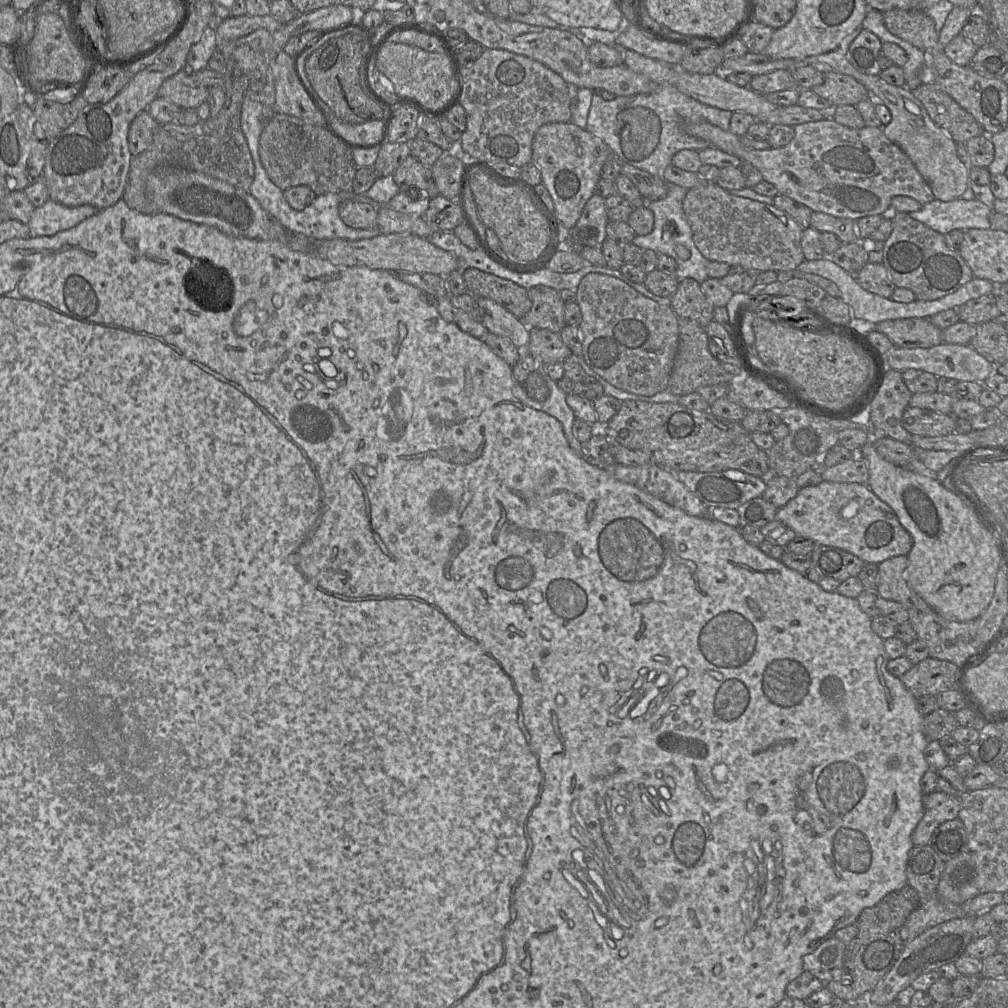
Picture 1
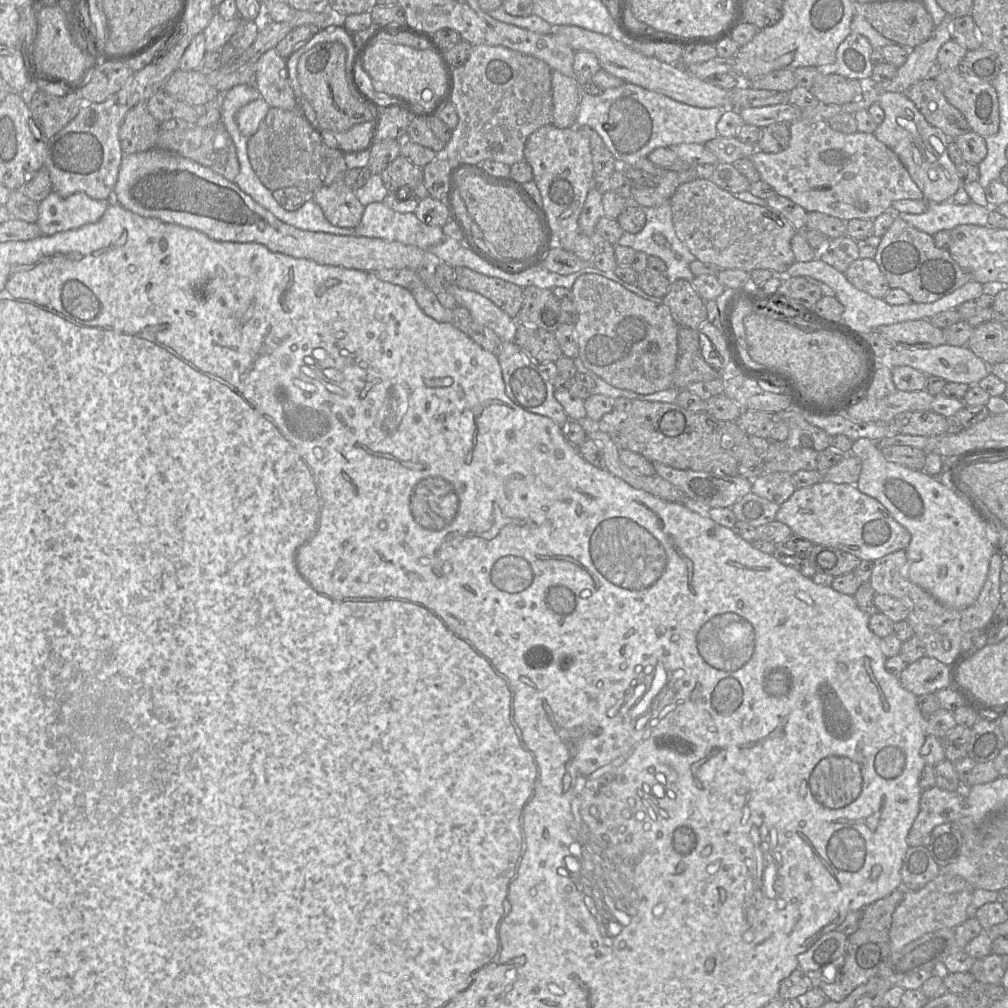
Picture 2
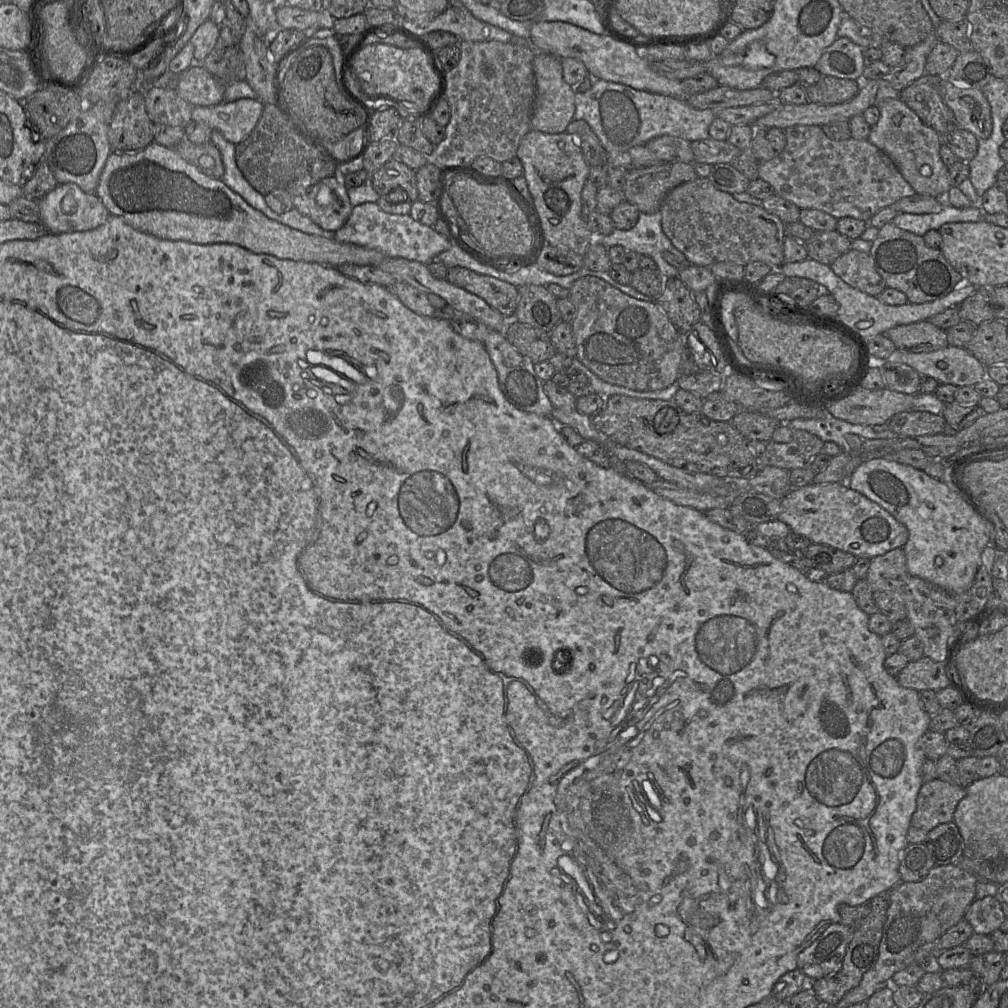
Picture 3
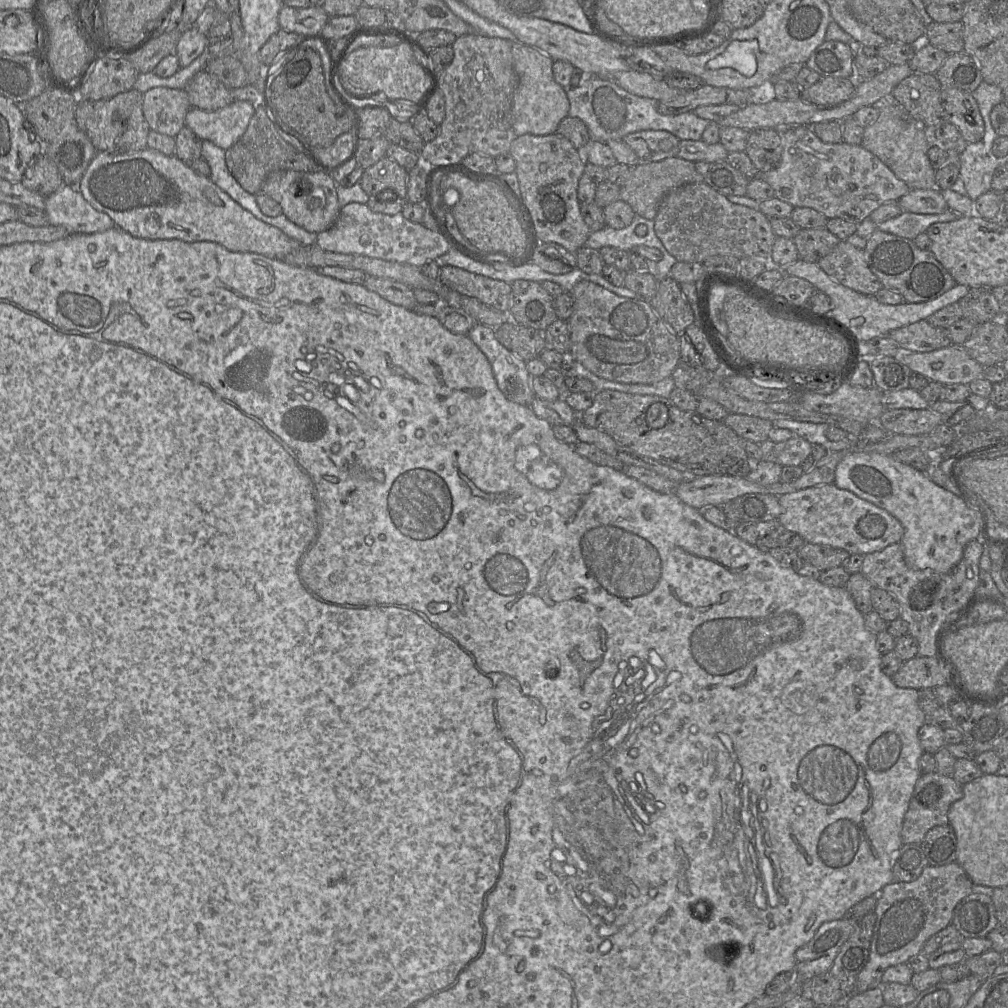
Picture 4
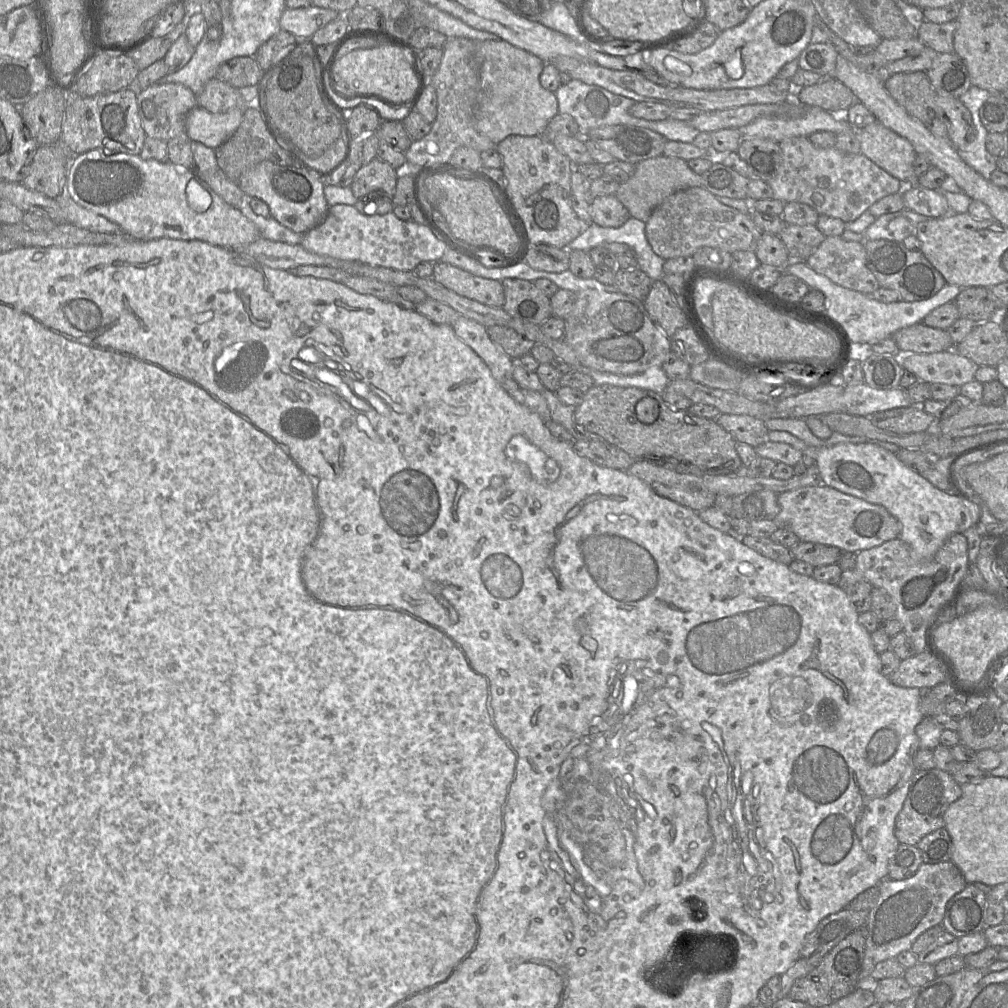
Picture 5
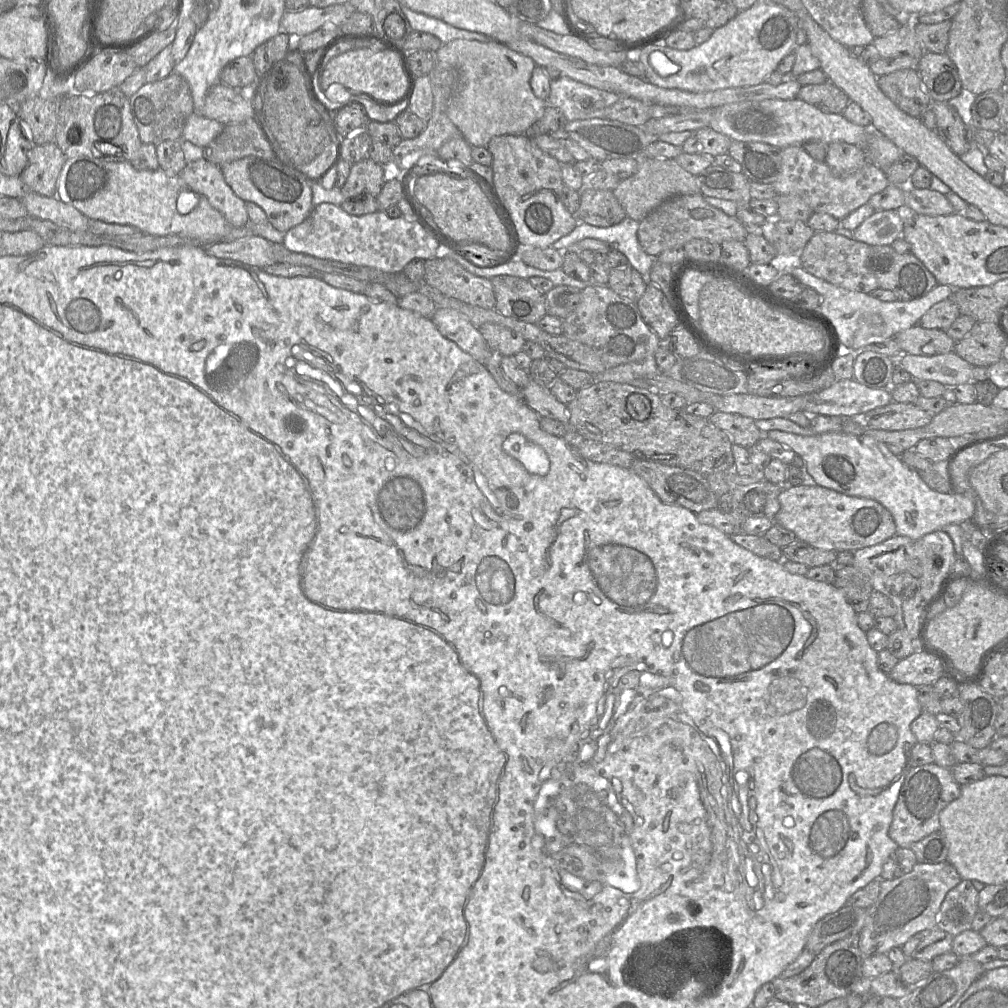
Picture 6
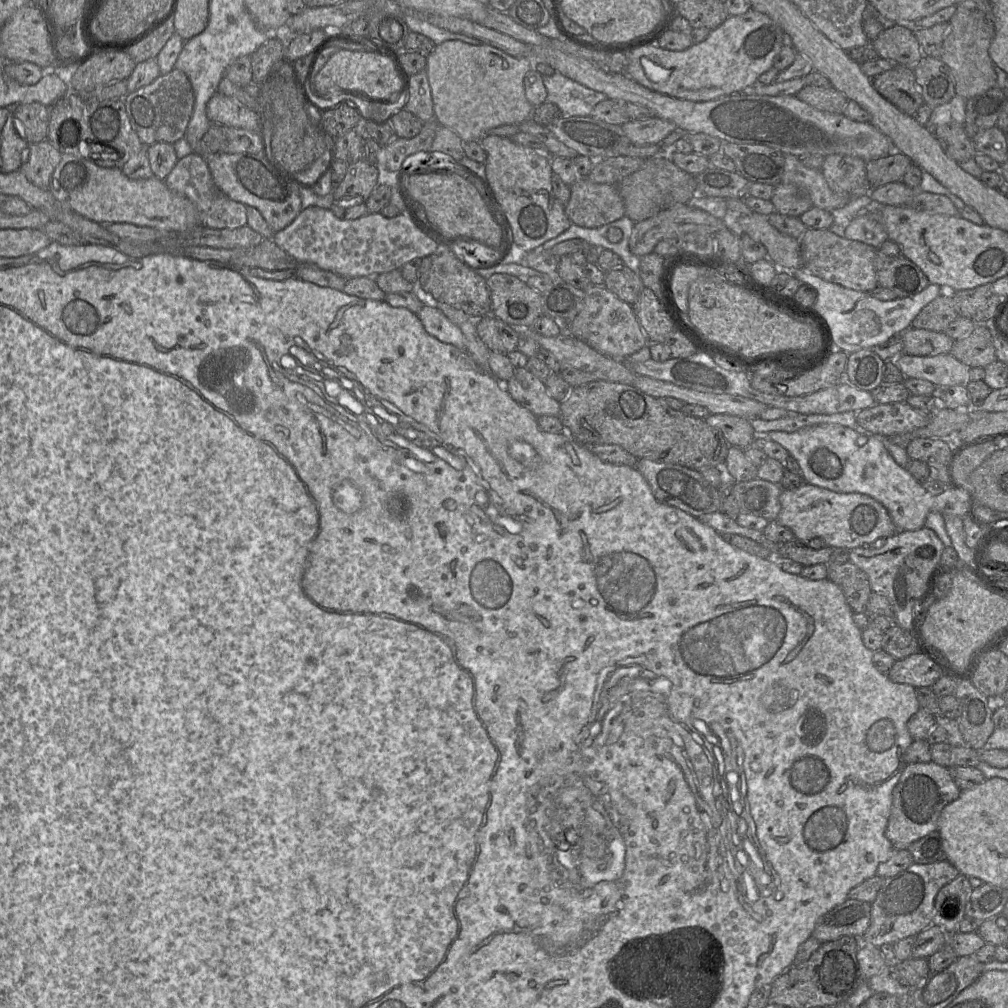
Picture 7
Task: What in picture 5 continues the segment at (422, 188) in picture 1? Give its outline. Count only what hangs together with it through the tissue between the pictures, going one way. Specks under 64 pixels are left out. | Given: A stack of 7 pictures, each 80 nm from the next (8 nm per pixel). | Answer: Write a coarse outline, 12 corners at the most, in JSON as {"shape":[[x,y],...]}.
{"shape":[[375,158],[350,187],[358,199],[392,201],[400,172]]}

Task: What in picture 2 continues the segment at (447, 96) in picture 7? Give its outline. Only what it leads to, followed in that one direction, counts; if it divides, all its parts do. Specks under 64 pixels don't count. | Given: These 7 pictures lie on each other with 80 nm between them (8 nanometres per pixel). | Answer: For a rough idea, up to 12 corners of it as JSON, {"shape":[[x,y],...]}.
{"shape":[[552,71],[553,121],[576,127],[578,82]]}

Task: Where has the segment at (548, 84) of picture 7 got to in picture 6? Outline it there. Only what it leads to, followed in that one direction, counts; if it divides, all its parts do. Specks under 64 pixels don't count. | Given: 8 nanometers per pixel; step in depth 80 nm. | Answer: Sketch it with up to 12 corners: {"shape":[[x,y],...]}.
{"shape":[[568,76],[550,84],[548,105],[568,121],[605,118],[621,96]]}

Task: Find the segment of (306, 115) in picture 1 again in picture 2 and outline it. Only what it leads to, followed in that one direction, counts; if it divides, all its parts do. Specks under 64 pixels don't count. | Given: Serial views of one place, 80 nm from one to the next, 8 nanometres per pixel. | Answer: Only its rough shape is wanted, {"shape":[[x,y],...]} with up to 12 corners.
{"shape":[[275,49],[255,63],[255,88],[270,107],[298,109],[287,61]]}

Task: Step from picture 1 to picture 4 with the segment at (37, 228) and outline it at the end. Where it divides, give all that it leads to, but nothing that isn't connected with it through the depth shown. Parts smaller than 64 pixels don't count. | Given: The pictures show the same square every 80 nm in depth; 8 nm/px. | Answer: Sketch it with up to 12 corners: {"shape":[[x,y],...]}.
{"shape":[[65,183],[46,197],[49,224],[71,234],[116,227]]}

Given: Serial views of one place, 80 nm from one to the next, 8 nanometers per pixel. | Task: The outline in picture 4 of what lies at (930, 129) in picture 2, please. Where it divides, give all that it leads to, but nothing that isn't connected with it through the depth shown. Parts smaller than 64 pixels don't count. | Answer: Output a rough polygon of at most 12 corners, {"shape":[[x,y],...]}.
{"shape":[[893,96],[861,146],[910,189],[938,189],[926,126]]}

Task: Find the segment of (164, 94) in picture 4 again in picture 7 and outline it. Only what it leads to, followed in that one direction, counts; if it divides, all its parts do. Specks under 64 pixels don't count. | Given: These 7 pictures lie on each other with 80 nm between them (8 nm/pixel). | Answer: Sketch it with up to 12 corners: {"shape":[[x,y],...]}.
{"shape":[[174,68],[127,94],[145,146],[185,135],[194,109],[186,74]]}

